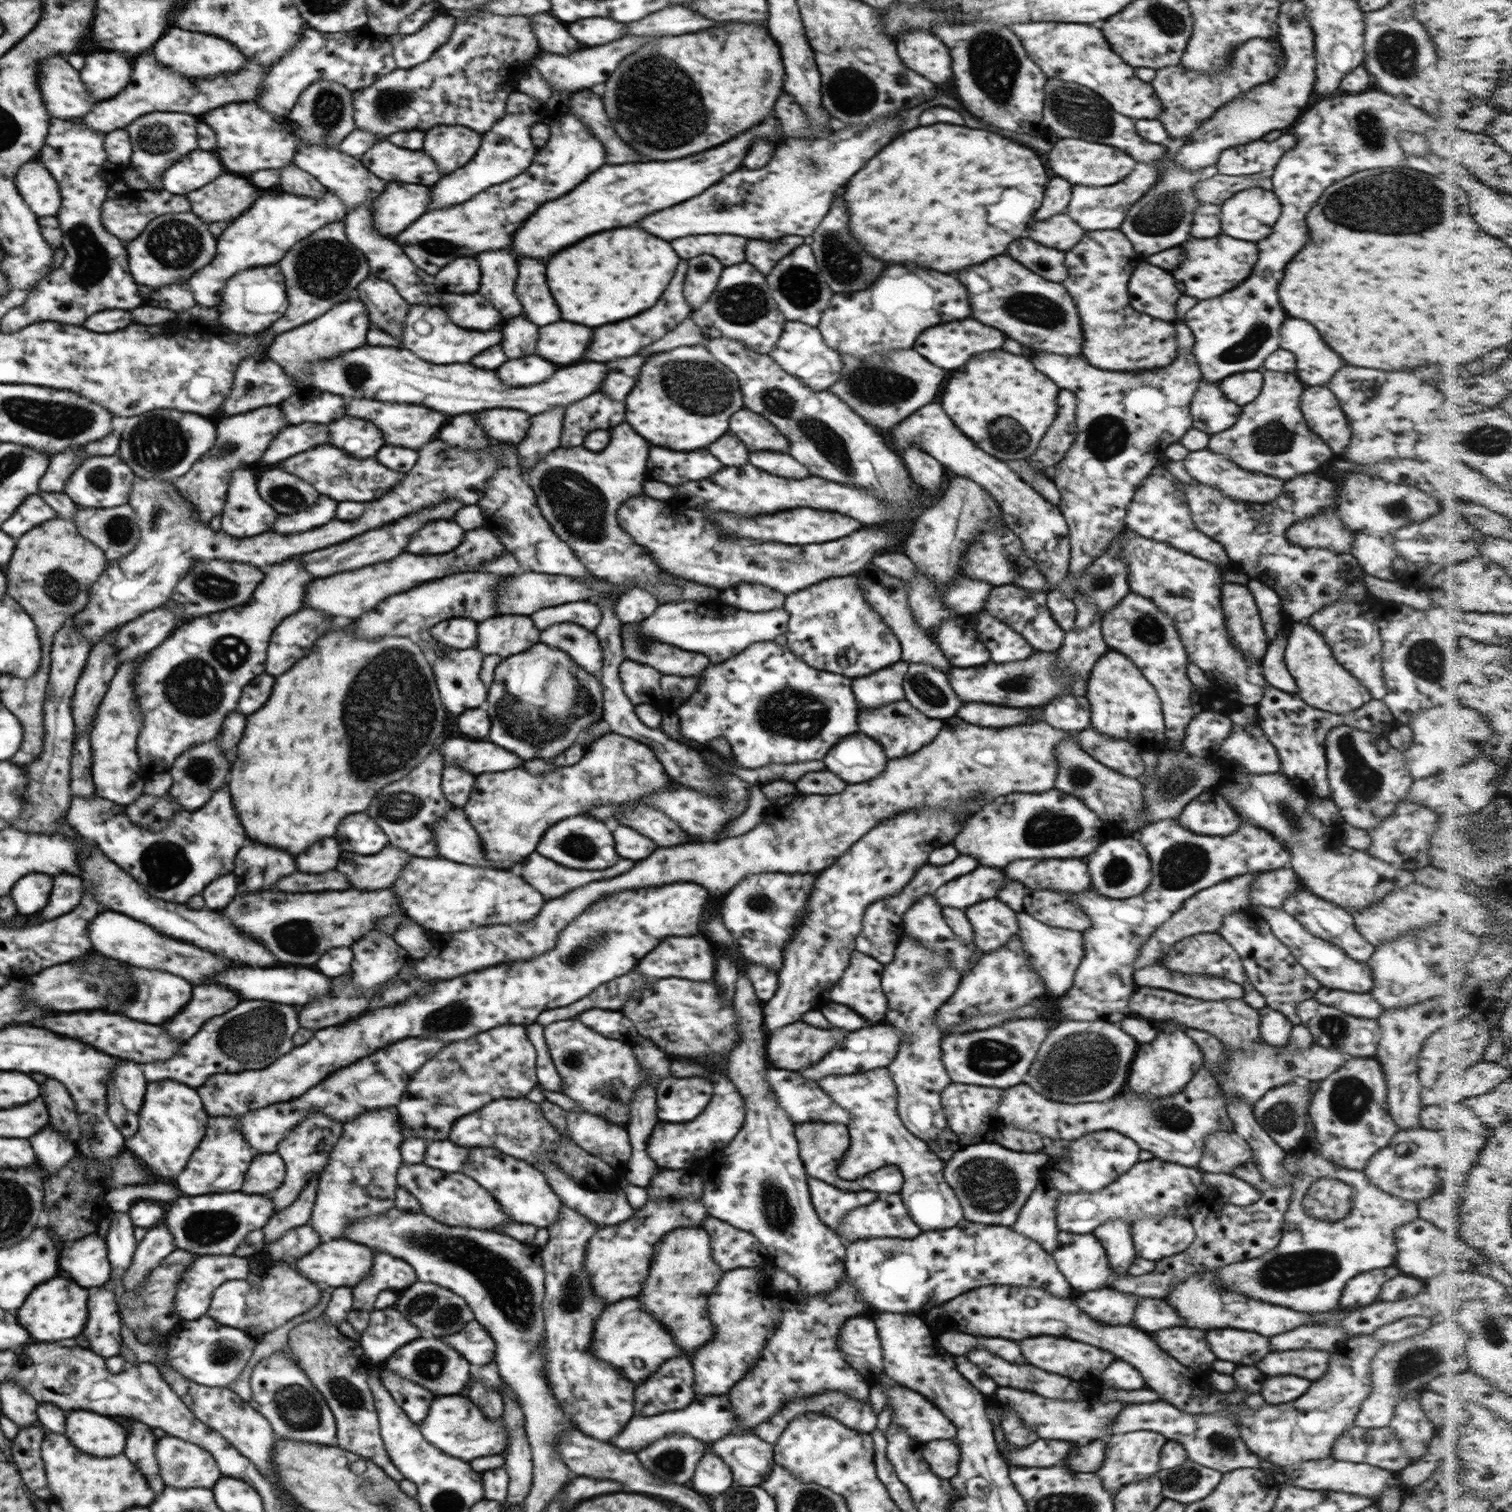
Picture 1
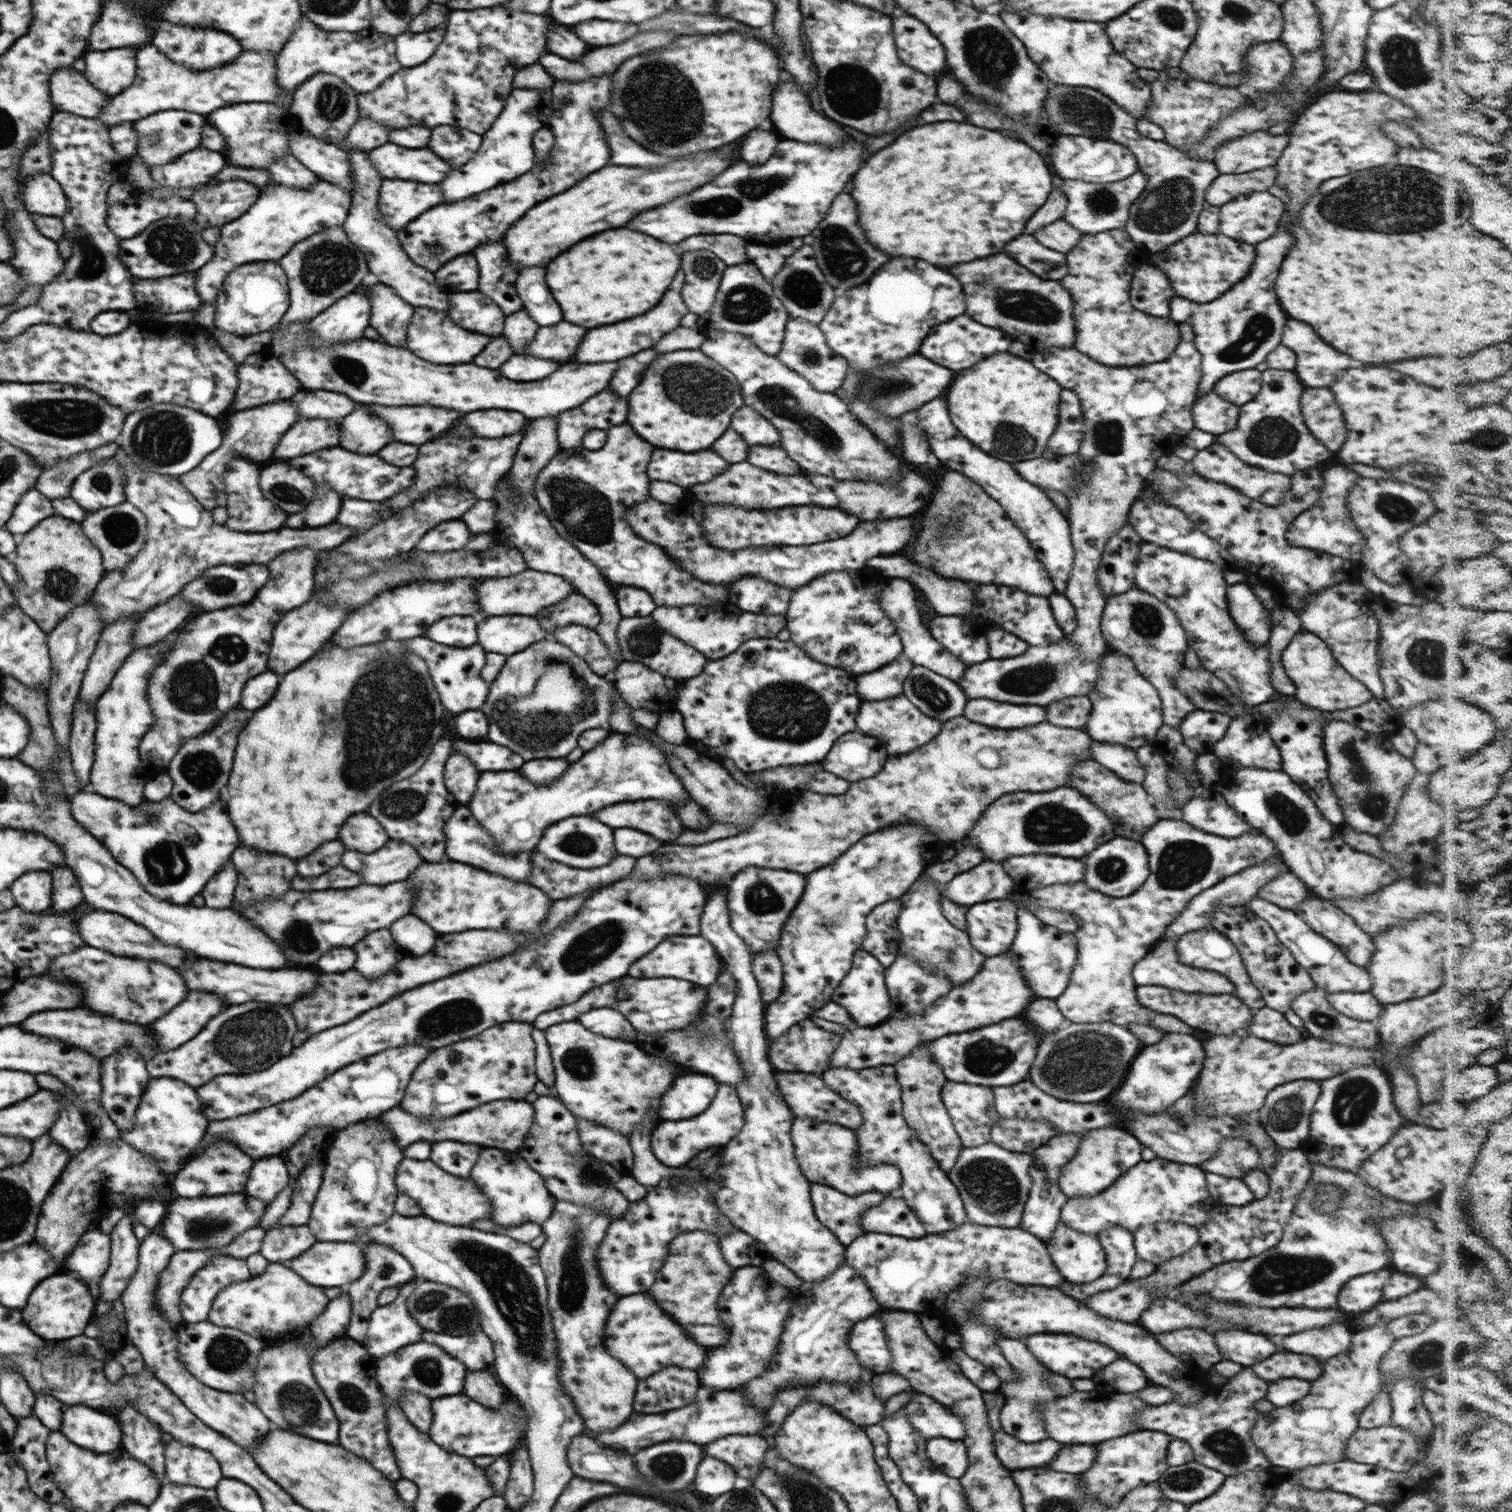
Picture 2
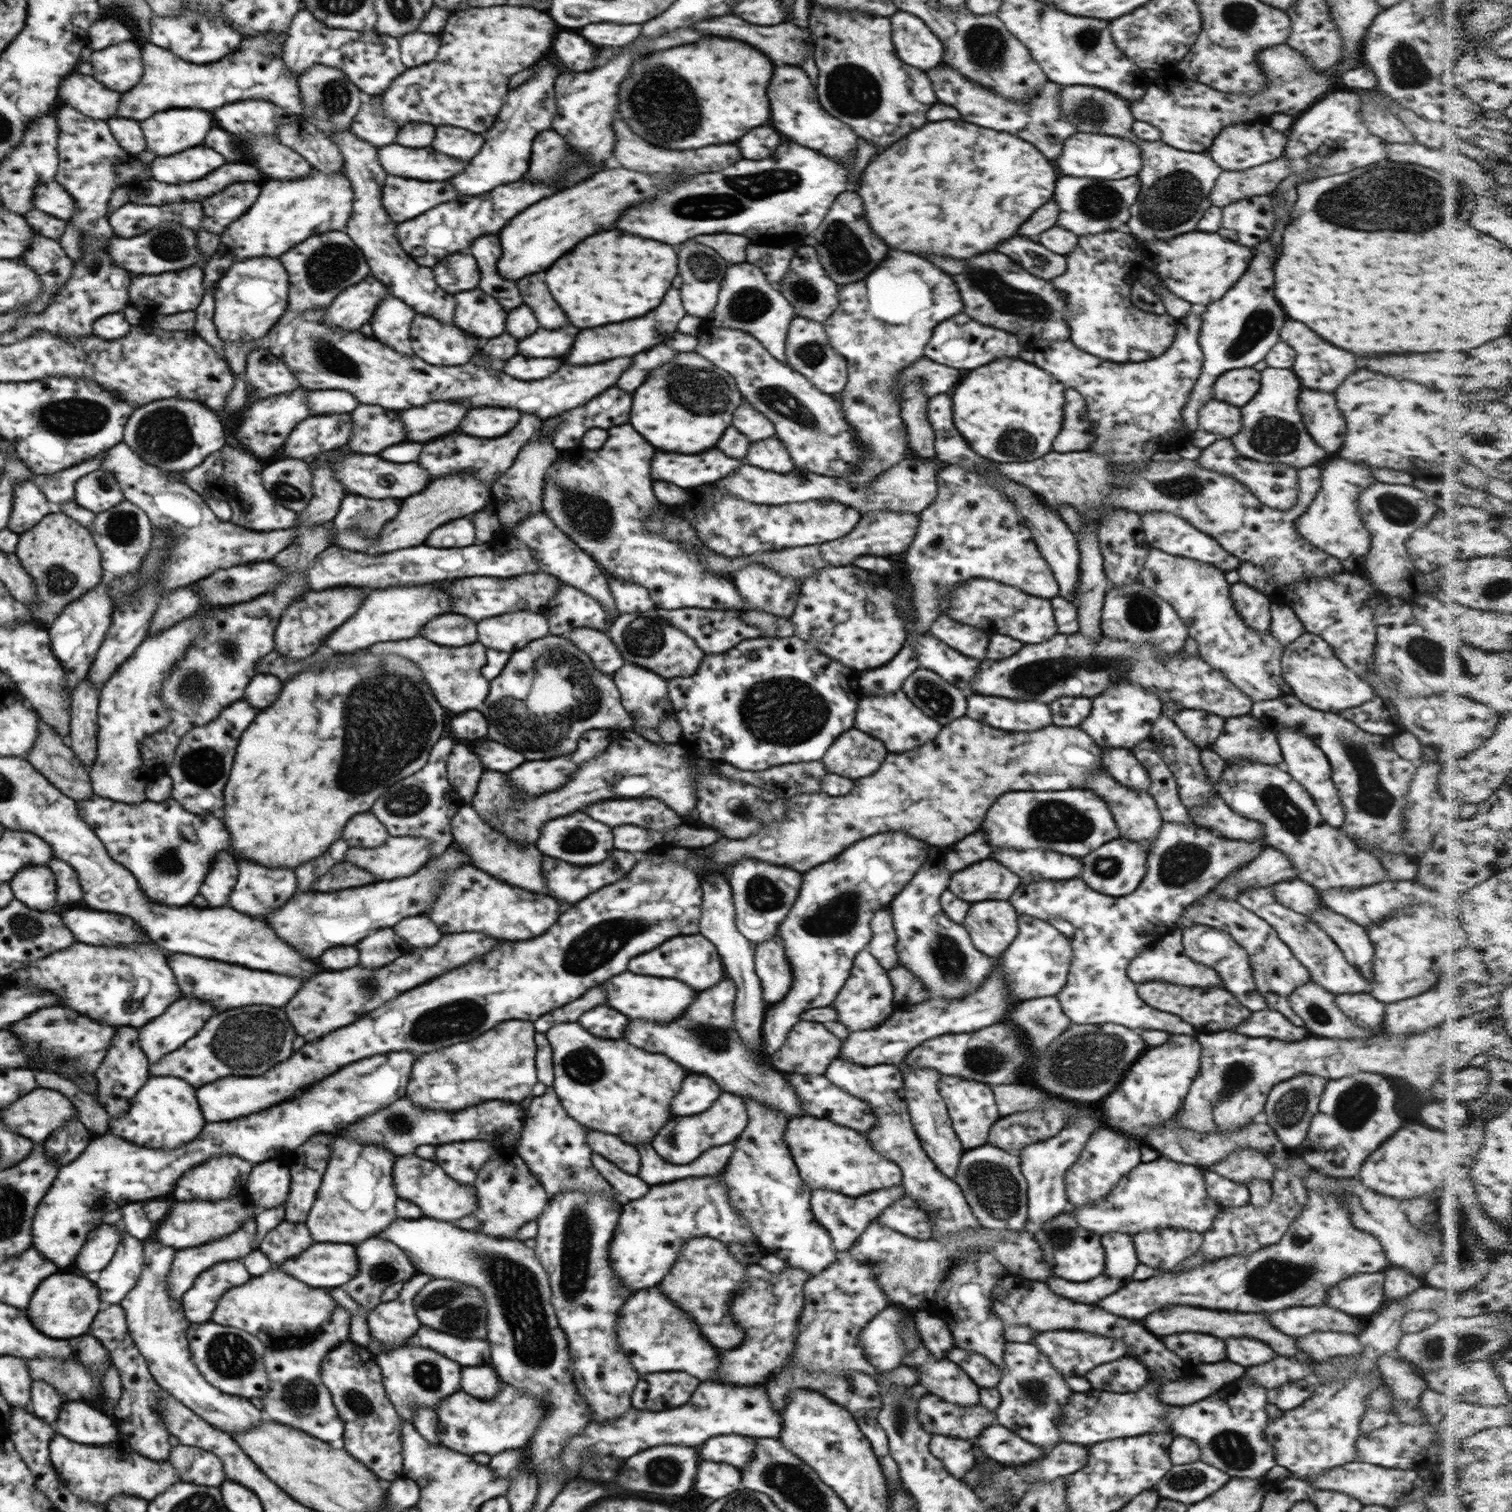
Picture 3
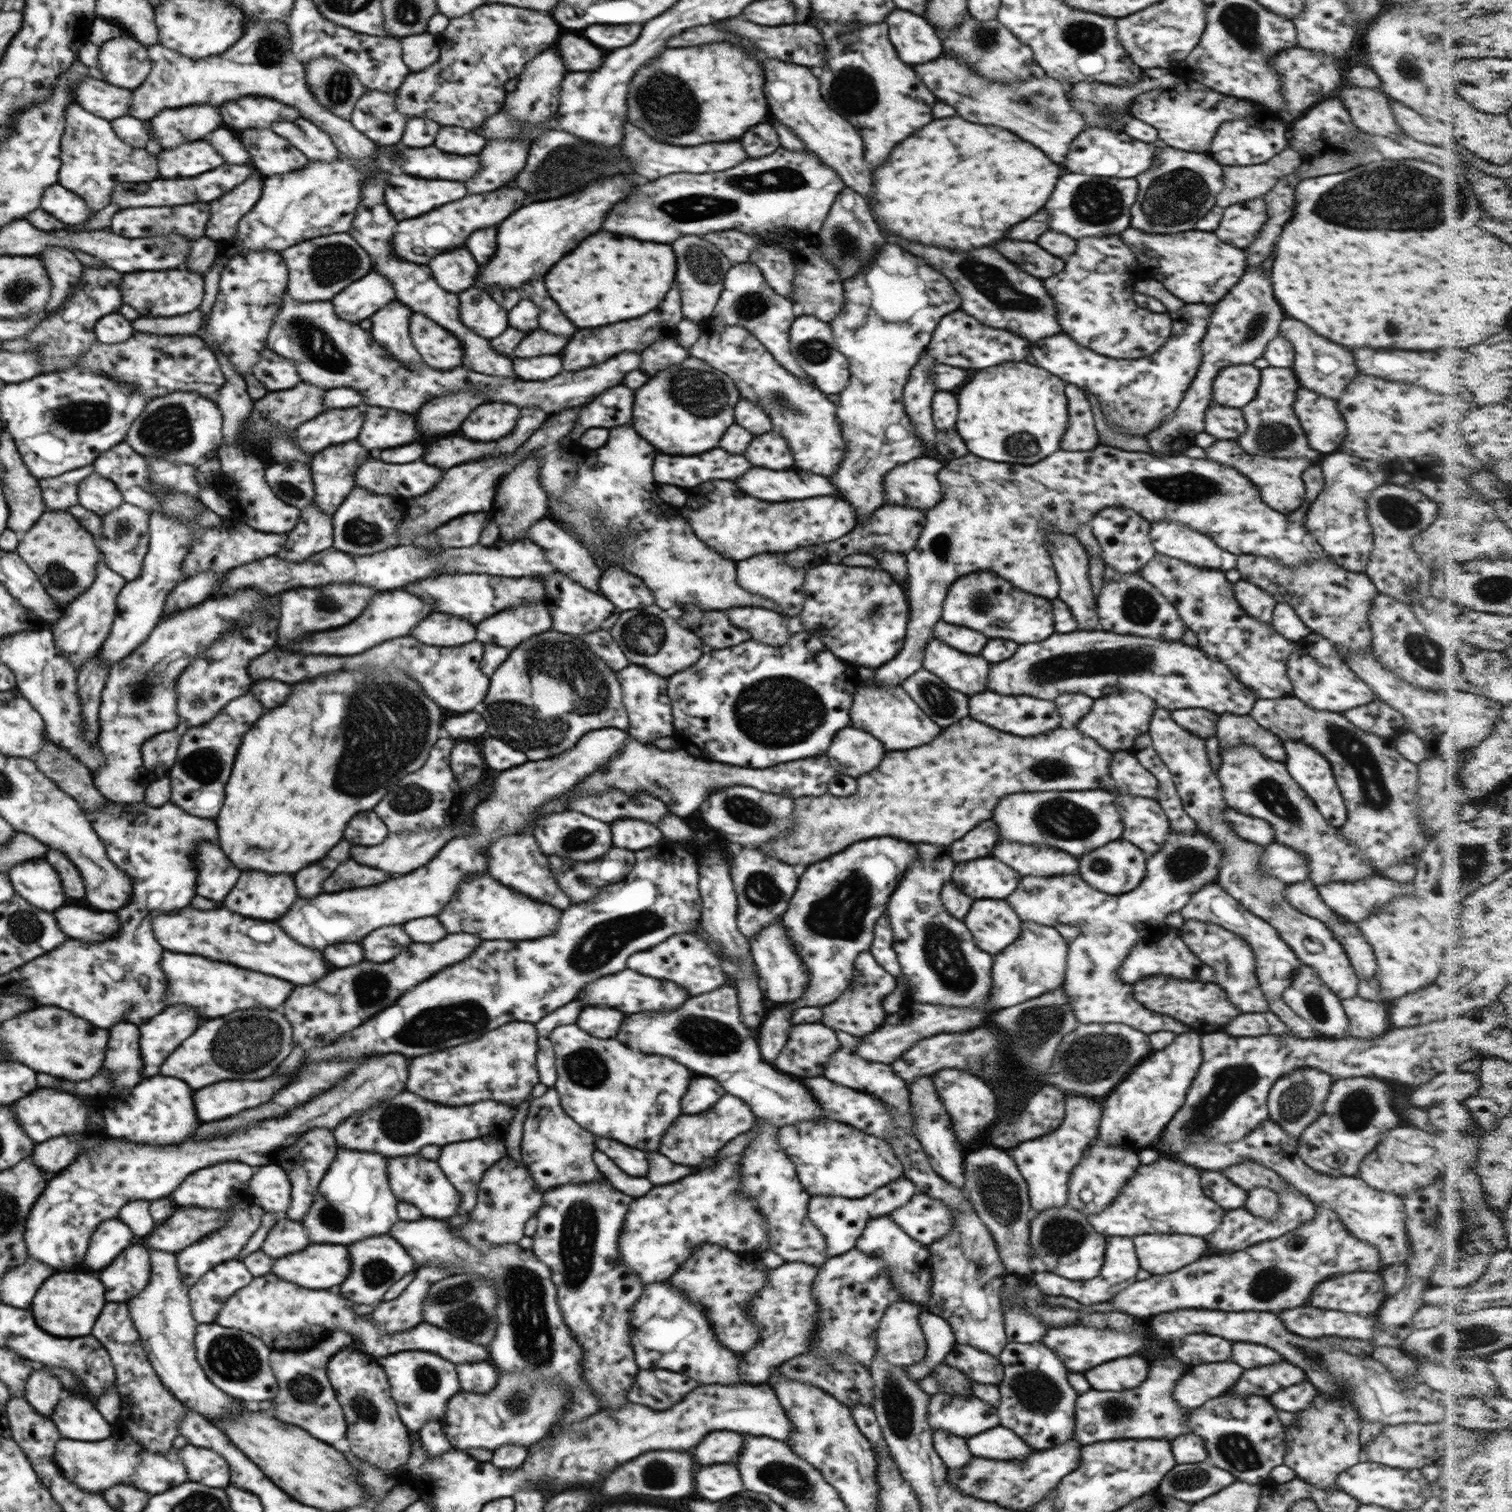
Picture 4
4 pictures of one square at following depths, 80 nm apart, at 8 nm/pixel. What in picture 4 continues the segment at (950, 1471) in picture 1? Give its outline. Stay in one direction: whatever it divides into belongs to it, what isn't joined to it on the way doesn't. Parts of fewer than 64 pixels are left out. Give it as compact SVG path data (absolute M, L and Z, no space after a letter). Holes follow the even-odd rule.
M940 1430L933 1434L933 1447L949 1470L966 1466L974 1457L968 1450L966 1439Z

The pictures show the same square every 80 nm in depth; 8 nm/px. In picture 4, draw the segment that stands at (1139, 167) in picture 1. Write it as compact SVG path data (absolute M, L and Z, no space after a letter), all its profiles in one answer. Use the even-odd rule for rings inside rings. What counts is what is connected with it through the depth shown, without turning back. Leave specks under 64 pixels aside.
M1064 174L1052 192L1046 210L1050 214L1050 230L1064 232L1074 240L1084 236L1108 236L1130 228L1130 208L1139 192L1136 178L1110 178Z

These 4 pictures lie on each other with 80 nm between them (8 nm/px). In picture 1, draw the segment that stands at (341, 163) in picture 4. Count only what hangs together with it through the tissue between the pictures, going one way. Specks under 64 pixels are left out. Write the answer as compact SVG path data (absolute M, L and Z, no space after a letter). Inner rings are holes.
M279 187L263 191L262 196L217 237L216 255L212 262L188 280L195 300L200 300L200 306L217 307L229 278L256 266L276 264L300 239L314 234L326 224L344 221L347 213L348 209L336 193L328 190L322 197L314 198L286 193Z

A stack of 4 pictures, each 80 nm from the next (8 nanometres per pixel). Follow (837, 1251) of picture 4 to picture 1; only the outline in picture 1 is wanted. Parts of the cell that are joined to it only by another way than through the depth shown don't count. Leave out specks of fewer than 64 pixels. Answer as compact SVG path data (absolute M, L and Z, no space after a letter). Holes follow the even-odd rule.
M807 1176L807 1180L811 1201L819 1220L836 1234L848 1212L866 1206L880 1196L876 1192L869 1191L844 1192L812 1176Z

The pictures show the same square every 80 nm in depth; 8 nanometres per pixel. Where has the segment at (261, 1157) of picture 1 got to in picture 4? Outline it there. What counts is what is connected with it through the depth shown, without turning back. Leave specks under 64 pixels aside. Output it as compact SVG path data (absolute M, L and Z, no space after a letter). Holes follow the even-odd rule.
M274 1163L255 1170L256 1174L248 1182L253 1201L266 1213L285 1215L292 1196L291 1183L286 1172Z

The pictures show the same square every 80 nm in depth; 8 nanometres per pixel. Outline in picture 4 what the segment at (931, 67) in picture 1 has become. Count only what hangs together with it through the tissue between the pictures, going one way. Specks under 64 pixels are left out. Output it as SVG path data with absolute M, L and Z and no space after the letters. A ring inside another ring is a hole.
M897 8L893 10L885 20L889 26L889 39L894 45L898 56L902 62L909 64L922 64L936 60L943 53L943 41L931 23L920 15L914 14L908 10Z

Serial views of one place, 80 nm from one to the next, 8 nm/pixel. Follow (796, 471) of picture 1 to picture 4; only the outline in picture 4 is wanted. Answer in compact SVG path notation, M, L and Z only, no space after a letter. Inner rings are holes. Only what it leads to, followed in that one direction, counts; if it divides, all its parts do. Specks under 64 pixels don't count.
M771 430L764 436L756 436L744 456L760 468L768 470L786 470L793 469L794 459L790 450L788 441L780 436L776 431Z

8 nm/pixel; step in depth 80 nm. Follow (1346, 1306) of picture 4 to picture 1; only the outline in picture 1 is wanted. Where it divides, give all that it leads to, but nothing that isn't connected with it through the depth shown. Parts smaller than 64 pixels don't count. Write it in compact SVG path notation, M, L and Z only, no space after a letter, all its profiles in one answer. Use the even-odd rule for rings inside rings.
M1393 1265L1380 1270L1380 1272L1366 1272L1366 1274L1351 1278L1343 1289L1340 1304L1348 1306L1348 1308L1372 1304L1378 1298L1382 1284L1399 1273L1399 1268Z

